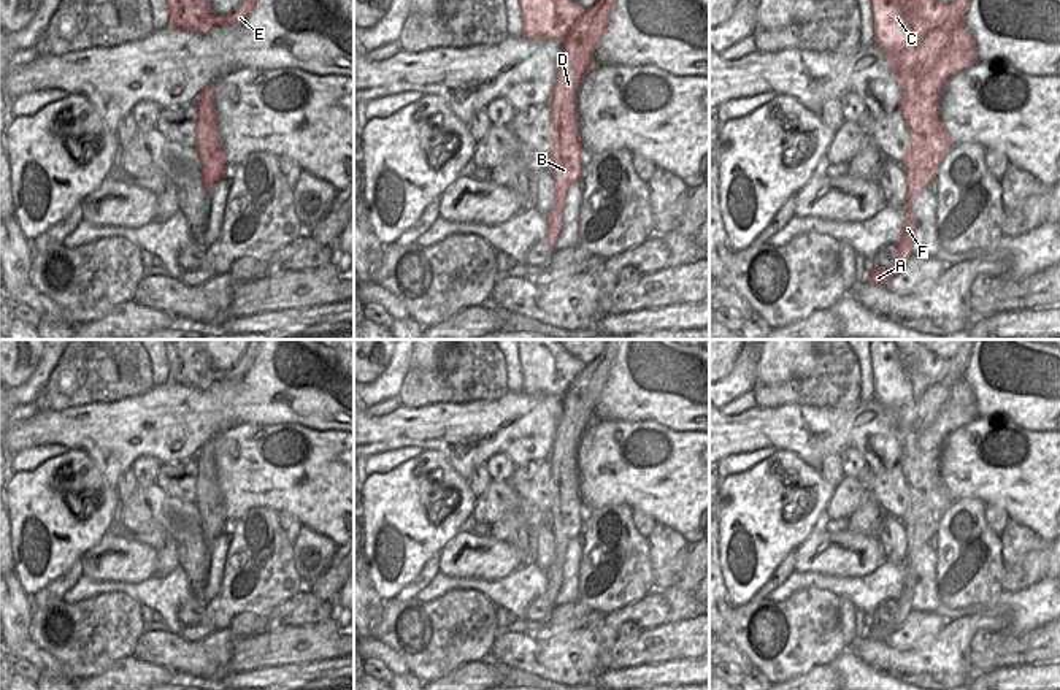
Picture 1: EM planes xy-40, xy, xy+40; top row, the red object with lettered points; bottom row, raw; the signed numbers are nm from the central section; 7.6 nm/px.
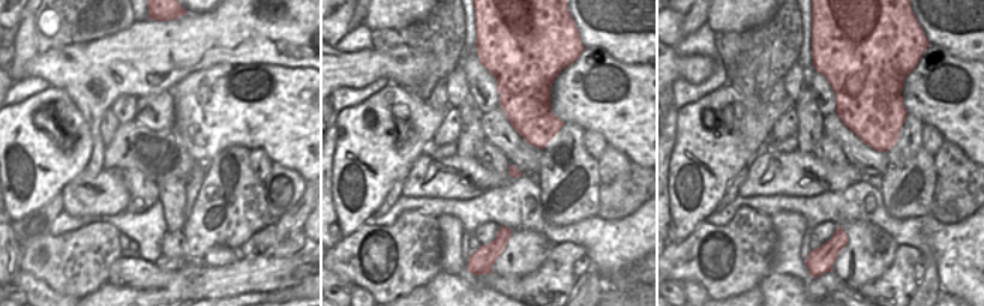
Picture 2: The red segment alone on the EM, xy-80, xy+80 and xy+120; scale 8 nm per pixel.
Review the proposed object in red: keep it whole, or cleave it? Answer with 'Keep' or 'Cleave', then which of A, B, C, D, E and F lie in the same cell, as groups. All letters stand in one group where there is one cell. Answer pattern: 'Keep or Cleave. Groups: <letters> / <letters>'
Cleave. Groups: A B D E F / C.

